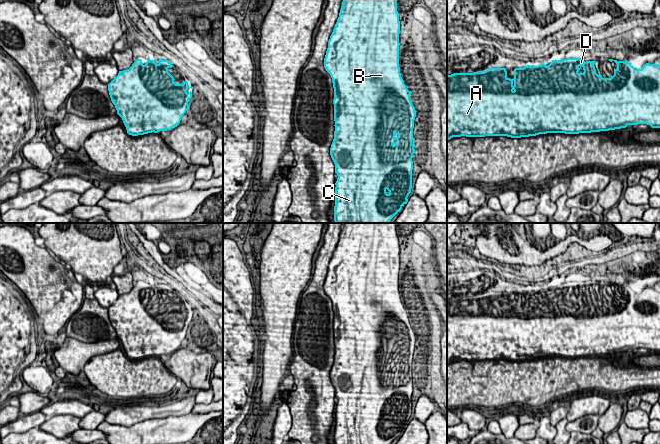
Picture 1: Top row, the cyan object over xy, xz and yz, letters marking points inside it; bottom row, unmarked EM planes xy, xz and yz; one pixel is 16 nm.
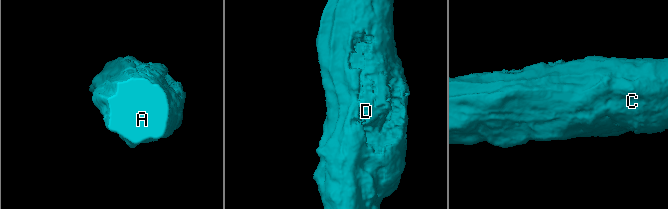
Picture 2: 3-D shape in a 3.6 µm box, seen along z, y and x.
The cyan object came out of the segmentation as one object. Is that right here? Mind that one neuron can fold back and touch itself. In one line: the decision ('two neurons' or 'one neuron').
one neuron

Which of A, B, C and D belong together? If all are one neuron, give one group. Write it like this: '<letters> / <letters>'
A B C D

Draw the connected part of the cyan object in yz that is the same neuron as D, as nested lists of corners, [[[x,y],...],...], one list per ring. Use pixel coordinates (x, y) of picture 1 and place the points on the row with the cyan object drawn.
[[[567,58],[562,60],[552,60],[552,62],[547,66],[546,64],[540,64],[538,66],[530,66],[527,65],[523,68],[515,68],[514,69],[514,78],[510,79],[507,77],[506,68],[490,68],[484,72],[474,72],[474,73],[454,73],[451,75],[447,75],[447,140],[450,140],[453,137],[485,137],[485,136],[507,136],[511,138],[521,138],[521,137],[529,137],[536,136],[539,134],[547,134],[547,133],[565,133],[565,134],[579,134],[579,133],[591,133],[591,132],[600,132],[600,131],[609,131],[615,129],[626,128],[628,125],[638,125],[638,124],[647,124],[652,128],[660,128],[660,65],[659,64],[650,64],[646,63],[643,65],[641,69],[635,69],[628,61],[617,61],[613,59],[609,59],[610,62],[614,61],[617,64],[617,68],[614,68],[614,75],[610,78],[603,78],[602,75],[598,75],[595,69],[596,61],[584,61],[584,58]]]

